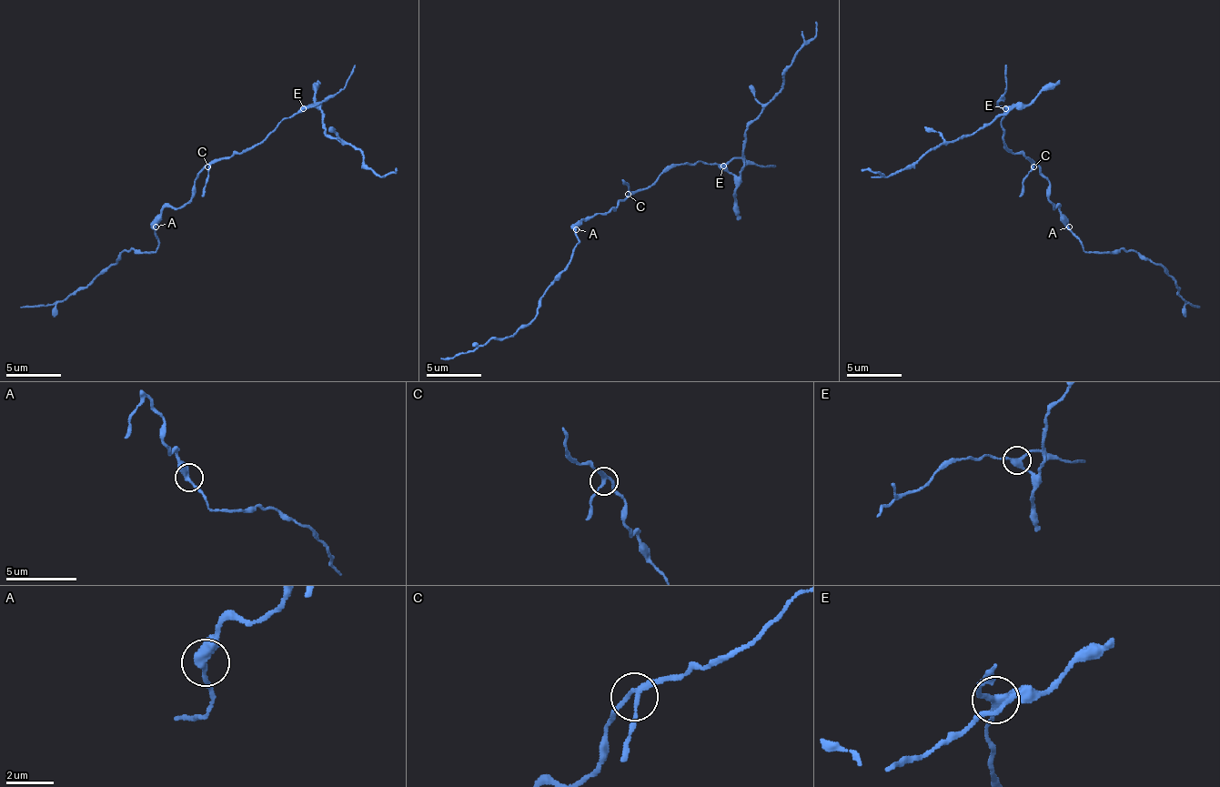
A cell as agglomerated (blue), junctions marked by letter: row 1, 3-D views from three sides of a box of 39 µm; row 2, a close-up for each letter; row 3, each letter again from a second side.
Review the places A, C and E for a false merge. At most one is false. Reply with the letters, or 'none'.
E

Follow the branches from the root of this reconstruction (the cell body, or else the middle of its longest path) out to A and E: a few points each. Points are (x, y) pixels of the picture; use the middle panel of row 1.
A: (630, 196), (614, 210), (589, 216), (576, 229)
E: (630, 196), (644, 191), (660, 174), (682, 163), (704, 160), (723, 166)

